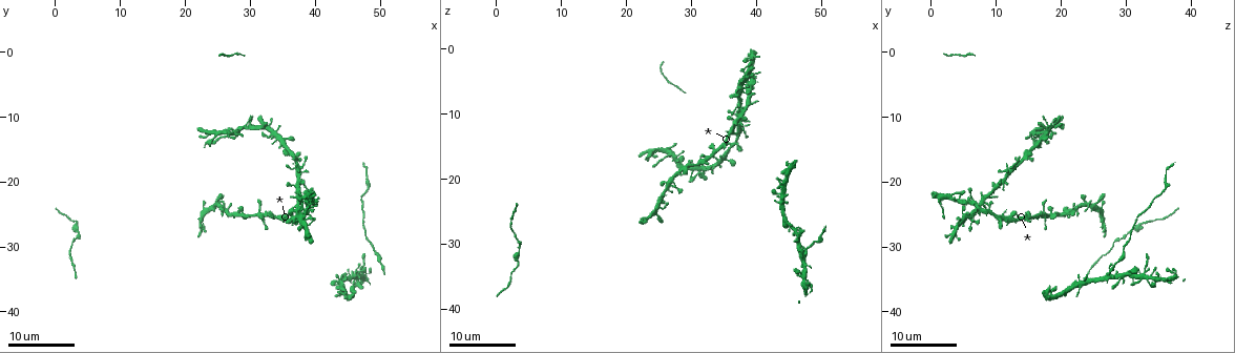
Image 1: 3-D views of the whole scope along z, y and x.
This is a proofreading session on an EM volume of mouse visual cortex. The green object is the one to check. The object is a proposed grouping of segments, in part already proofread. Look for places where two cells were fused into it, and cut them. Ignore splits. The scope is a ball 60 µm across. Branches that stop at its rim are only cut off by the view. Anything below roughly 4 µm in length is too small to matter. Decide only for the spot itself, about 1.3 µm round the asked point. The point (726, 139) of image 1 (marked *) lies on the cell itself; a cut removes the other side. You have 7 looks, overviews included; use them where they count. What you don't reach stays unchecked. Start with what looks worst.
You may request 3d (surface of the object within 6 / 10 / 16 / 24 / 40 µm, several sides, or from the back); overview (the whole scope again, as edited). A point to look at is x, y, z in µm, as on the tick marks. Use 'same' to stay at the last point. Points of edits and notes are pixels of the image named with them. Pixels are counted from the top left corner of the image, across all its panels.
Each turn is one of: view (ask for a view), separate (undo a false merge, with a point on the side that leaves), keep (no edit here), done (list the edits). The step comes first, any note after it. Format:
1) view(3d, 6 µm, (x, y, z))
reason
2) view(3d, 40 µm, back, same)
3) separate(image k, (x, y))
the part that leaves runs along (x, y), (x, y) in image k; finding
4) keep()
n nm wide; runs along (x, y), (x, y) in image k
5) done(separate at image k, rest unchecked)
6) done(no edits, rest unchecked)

view(3d, 16 µm, (48.0, 21.0, 35.5))

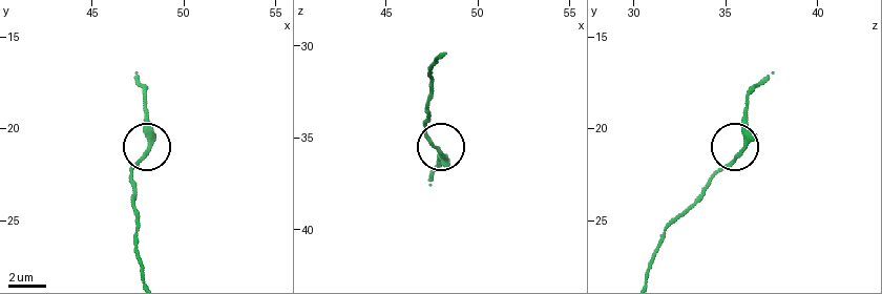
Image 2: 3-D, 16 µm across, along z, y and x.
view(3d, 6 µm, (47.8, 21.4, 35.6))

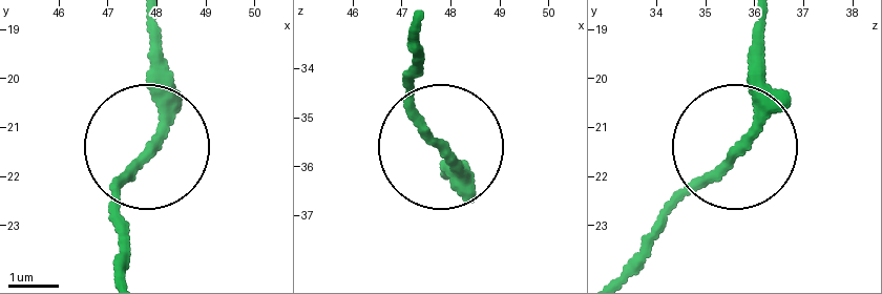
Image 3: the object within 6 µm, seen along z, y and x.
keep()
all the same cell

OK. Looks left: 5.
view(3d, 24 µm, (38.0, 24.5, 9.0))
three-way junction

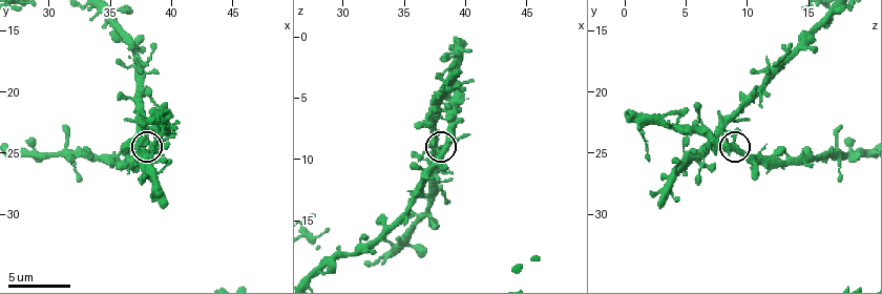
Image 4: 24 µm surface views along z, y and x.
view(3d, 6 µm, (38.4, 24.6, 9.2))

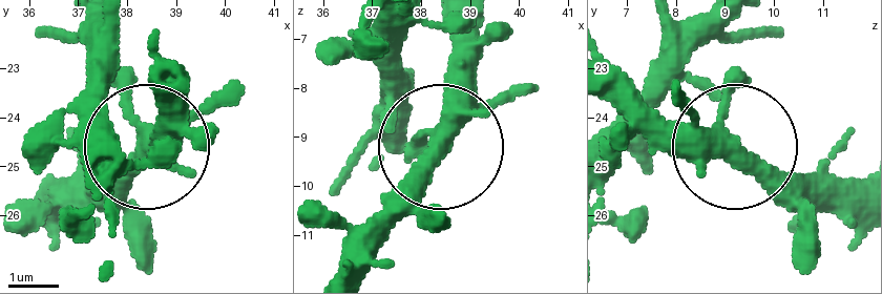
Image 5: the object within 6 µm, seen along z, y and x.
keep()
runs along (336, 273), (437, 151), (395, 134), (382, 97) in image 5; one cell here

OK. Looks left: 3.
view(3d, 16 µm, (22.5, 27.0, 26.5))
thick turns thin

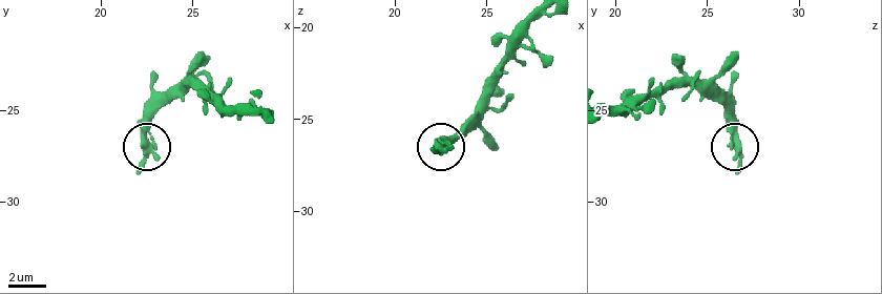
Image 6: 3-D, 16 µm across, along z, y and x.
view(3d, 10 µm, (22.5, 26.9, 26.5))
zoom in

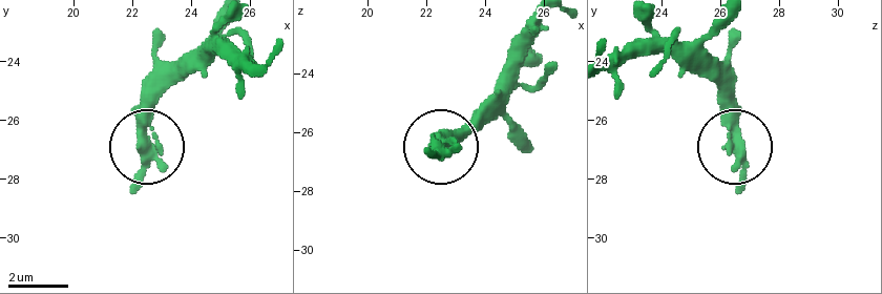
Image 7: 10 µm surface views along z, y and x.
keep()
runs along (542, 22), (494, 98), (441, 150) in image 7; one cell here

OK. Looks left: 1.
view(3d, 6 µm, (32.0, 25.6, 17.4))

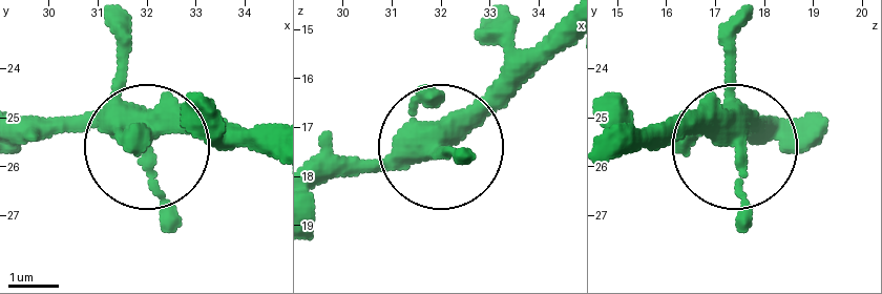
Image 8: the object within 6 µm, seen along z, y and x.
keep()
360 nm wide; runs along (609, 134), (806, 143) in image 8; all the same cell

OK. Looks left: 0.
done(no edits, rest unchecked)

